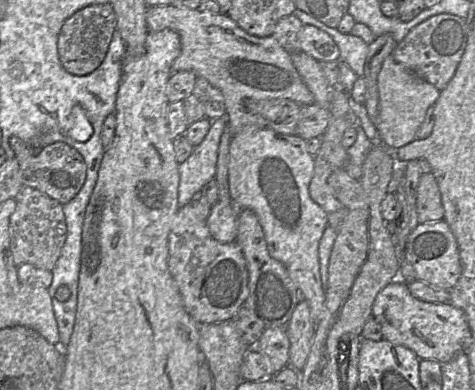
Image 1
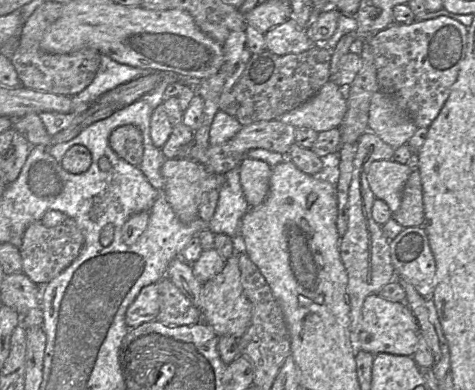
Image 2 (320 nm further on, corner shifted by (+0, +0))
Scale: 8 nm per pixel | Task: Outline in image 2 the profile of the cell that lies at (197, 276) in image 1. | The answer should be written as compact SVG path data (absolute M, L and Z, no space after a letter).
M157 283L144 287L126 312L125 321L129 329L157 320L160 311Z

